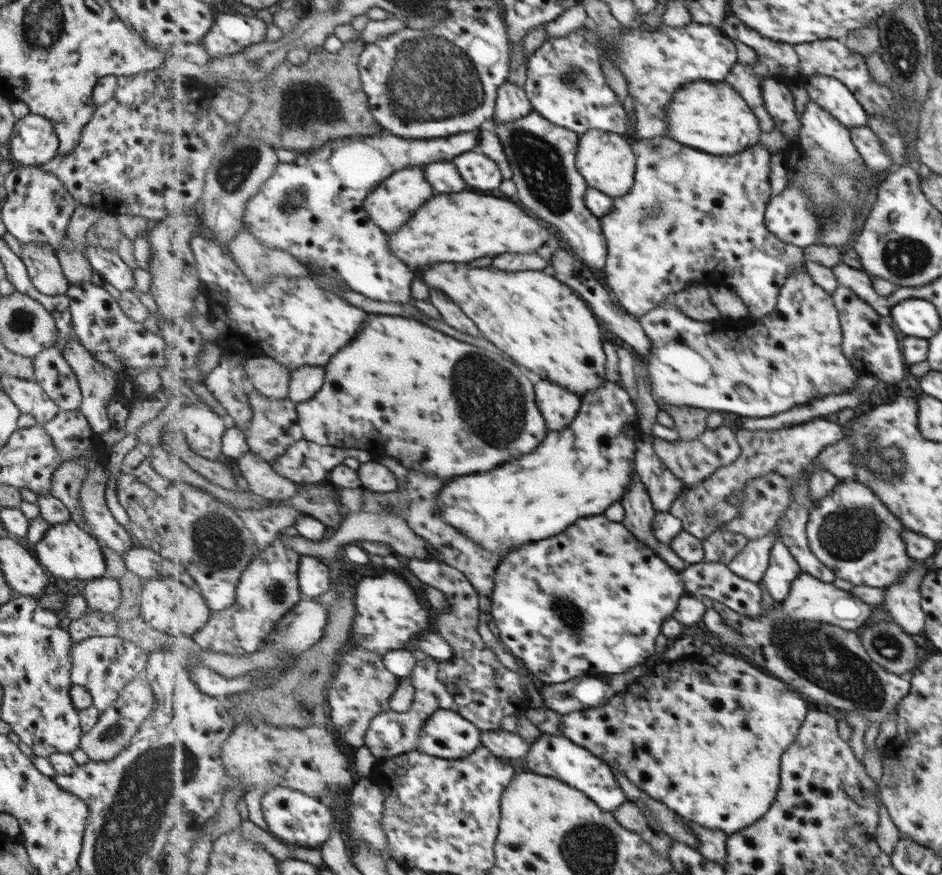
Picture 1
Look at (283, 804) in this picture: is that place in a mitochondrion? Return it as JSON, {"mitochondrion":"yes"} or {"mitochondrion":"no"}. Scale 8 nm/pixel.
{"mitochondrion":"no"}

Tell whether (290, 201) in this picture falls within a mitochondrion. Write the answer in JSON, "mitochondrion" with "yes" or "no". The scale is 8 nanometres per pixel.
{"mitochondrion":"yes"}

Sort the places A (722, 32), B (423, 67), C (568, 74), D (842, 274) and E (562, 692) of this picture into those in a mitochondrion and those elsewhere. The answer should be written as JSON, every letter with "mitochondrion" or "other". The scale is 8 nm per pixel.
{"A":"other","B":"mitochondrion","C":"mitochondrion","D":"other","E":"mitochondrion"}

